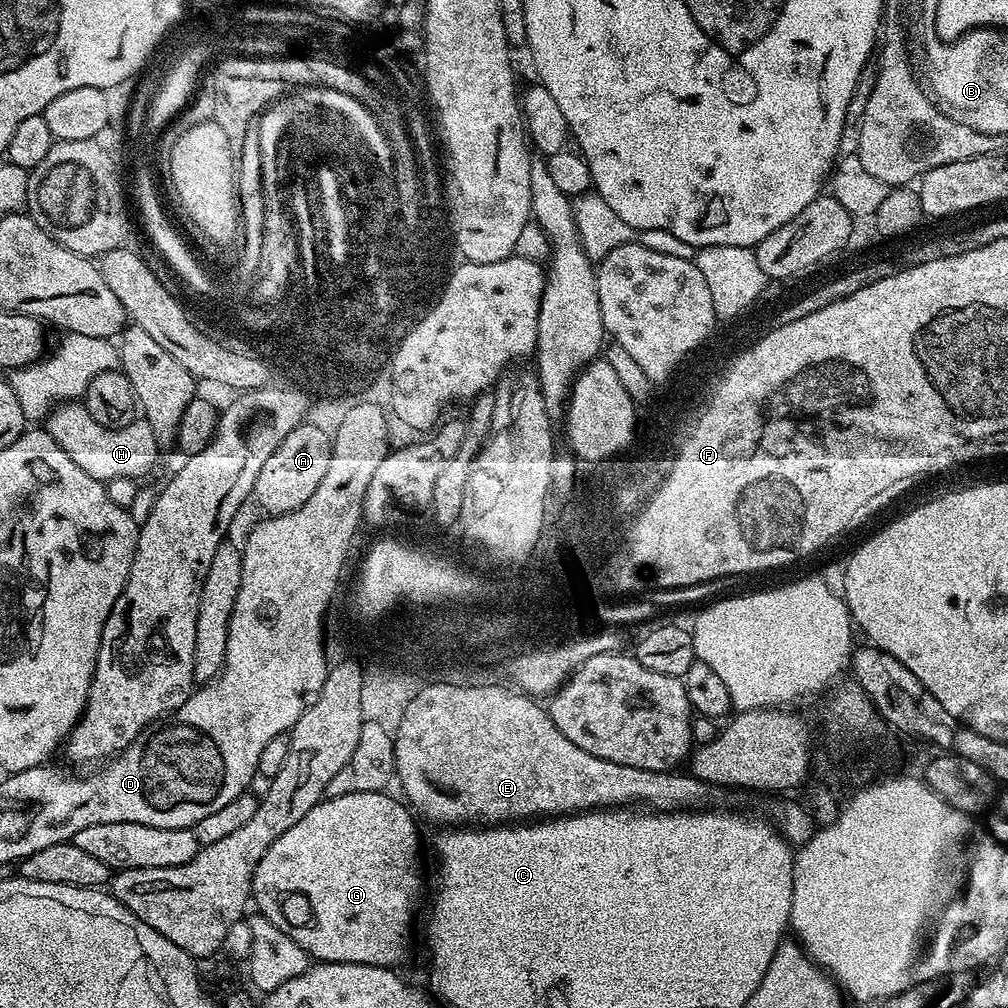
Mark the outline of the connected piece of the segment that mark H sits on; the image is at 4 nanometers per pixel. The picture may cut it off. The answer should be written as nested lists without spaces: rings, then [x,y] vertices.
[[[65,402],[56,405],[46,417],[46,431],[90,474],[95,480],[109,481],[116,478],[128,478],[139,481],[140,476],[148,476],[156,464],[156,448],[158,442],[154,438],[154,430],[150,430],[143,418],[137,418],[131,424],[121,428],[107,428],[94,418],[80,402]]]

